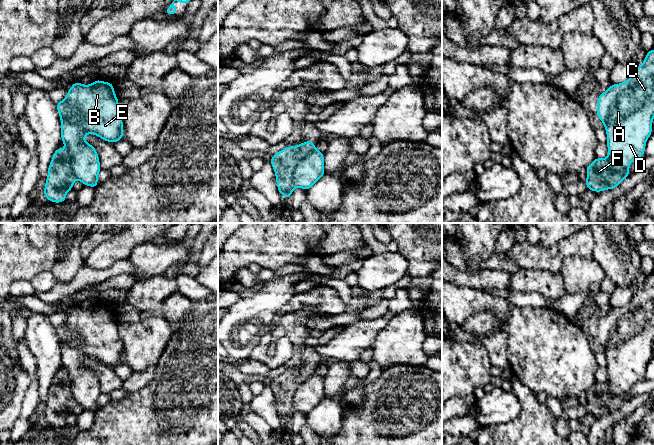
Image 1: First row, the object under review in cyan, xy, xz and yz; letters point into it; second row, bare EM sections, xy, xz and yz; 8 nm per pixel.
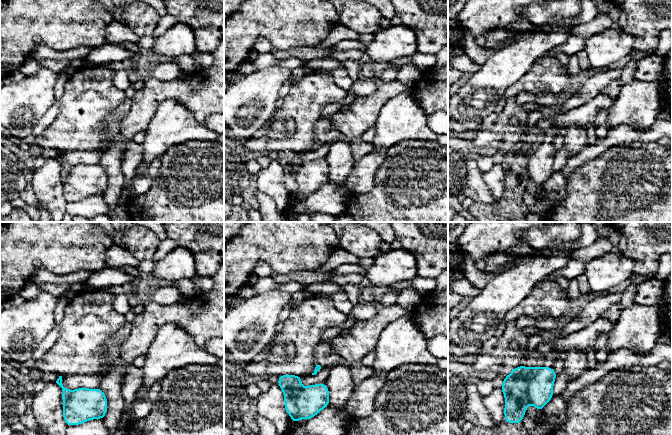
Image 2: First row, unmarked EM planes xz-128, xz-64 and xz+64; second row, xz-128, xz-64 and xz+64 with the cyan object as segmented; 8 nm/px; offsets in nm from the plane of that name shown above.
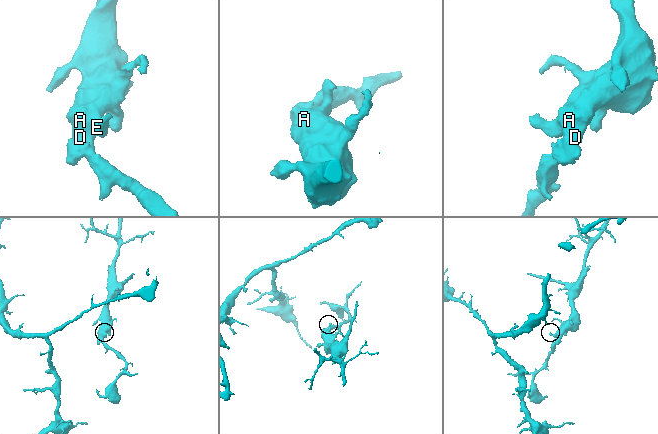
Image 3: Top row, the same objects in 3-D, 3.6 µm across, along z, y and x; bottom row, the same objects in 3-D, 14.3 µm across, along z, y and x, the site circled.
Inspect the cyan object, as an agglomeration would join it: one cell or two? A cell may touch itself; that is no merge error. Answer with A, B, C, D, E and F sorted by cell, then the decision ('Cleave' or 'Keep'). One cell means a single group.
Groups: A B C D E / F. Cleave

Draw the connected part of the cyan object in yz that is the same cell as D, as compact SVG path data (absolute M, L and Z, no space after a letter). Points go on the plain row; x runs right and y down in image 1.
M654 273L647 276L644 286L631 301L619 308L611 308L597 323L596 340L604 348L607 358L609 394L625 394L637 382L644 380L645 369L652 356L654 343Z

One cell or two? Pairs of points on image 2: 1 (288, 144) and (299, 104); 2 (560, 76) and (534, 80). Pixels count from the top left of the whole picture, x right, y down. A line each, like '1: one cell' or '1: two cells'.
1: one cell
2: one cell

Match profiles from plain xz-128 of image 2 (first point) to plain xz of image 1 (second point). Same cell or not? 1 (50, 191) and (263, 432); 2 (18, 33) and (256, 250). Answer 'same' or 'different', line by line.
1: different
2: same

